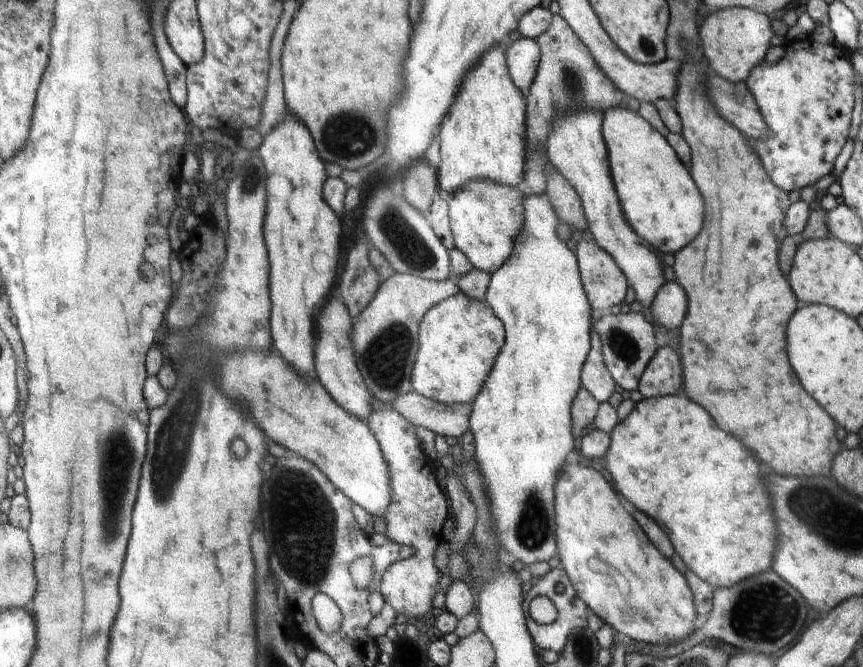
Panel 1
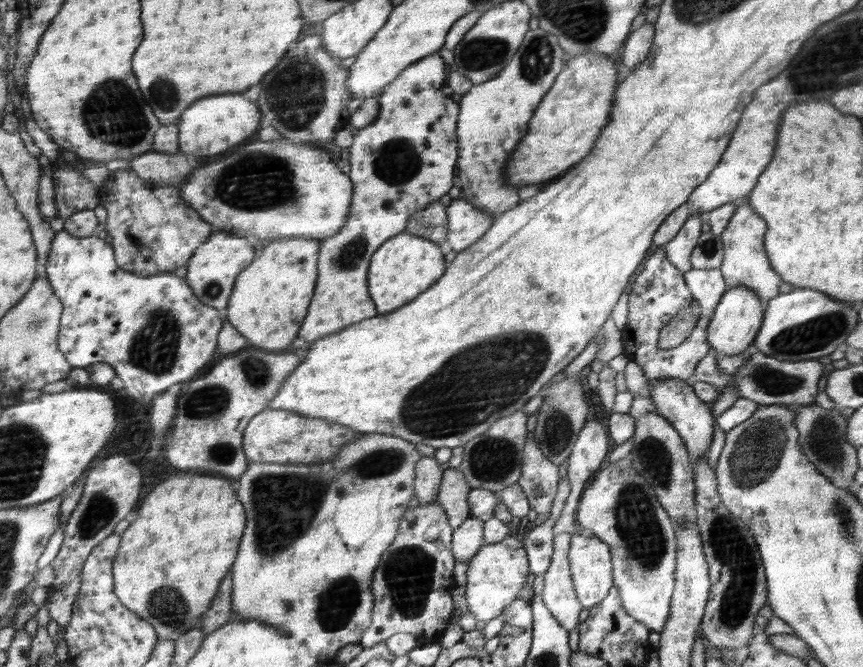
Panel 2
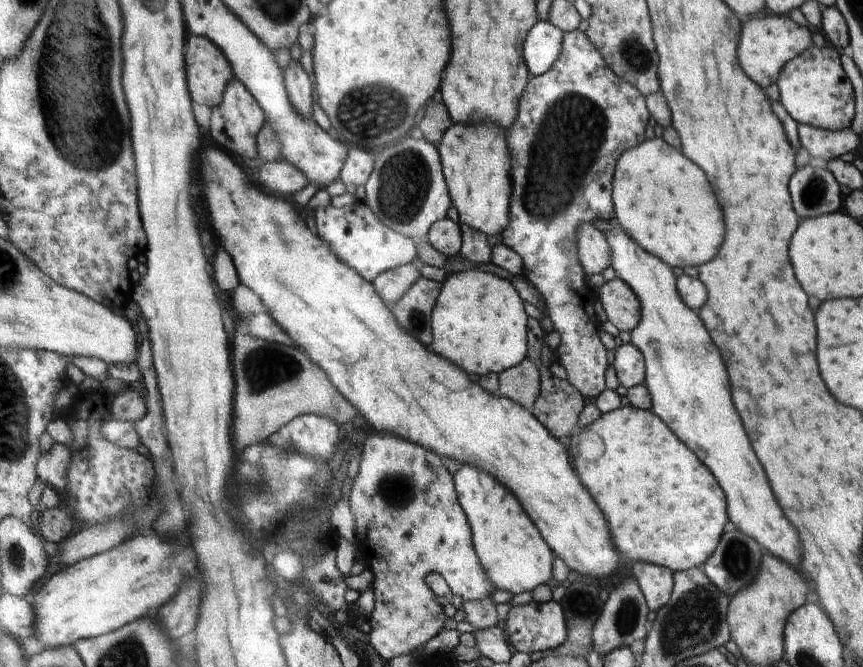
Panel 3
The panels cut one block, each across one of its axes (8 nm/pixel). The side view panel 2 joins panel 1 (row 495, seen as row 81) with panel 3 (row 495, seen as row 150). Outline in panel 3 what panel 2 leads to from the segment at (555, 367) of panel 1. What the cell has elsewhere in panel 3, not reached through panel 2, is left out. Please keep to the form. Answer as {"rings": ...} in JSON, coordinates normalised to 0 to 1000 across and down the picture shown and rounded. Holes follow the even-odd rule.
{"rings":[[[533,699],[533,705],[526,711],[526,726],[530,726],[534,762],[539,765],[548,792],[549,823],[575,883],[599,892],[619,885],[623,876],[637,873],[642,831],[600,750],[568,711],[547,699]]]}

